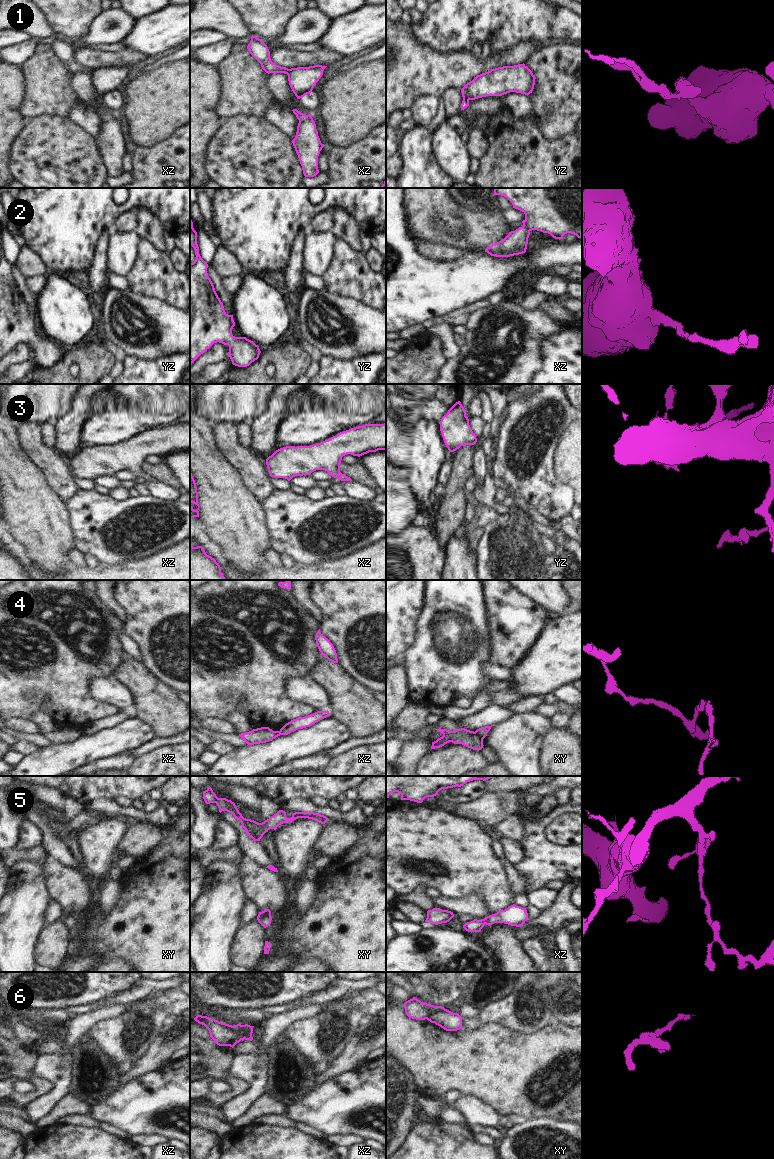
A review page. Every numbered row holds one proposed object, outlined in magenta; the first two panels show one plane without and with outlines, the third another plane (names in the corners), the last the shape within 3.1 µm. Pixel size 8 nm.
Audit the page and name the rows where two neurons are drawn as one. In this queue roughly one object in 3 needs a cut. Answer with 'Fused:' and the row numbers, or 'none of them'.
Fused: 1, 4, 6

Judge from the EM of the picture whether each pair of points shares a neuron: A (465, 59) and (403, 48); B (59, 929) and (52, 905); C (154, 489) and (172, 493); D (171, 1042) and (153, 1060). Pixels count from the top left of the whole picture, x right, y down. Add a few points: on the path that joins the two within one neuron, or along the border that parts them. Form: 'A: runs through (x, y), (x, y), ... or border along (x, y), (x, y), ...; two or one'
A: runs through (450, 60), (418, 60); one
B: border along (60, 917), (43, 926); two
C: runs through (158, 489), (168, 492); one
D: runs through (167, 1046), (157, 1056); one

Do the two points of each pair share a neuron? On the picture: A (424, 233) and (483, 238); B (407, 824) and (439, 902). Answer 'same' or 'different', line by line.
A: same
B: different

